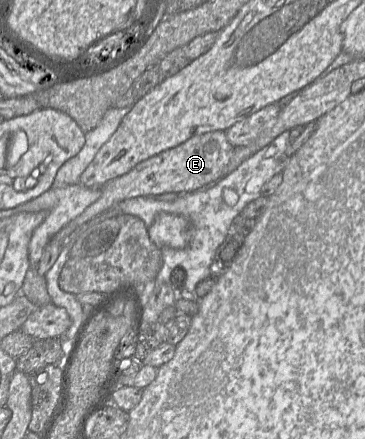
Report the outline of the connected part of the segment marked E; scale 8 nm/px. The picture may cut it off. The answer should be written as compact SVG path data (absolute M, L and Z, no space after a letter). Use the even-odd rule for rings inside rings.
M211 131L199 134L174 148L165 150L138 163L128 173L108 181L101 187L100 198L52 237L44 248L36 266L37 272L44 276L49 271L63 247L71 241L73 232L123 200L166 193L191 193L216 183L225 176L225 171L234 149L235 147L229 143L225 131Z

